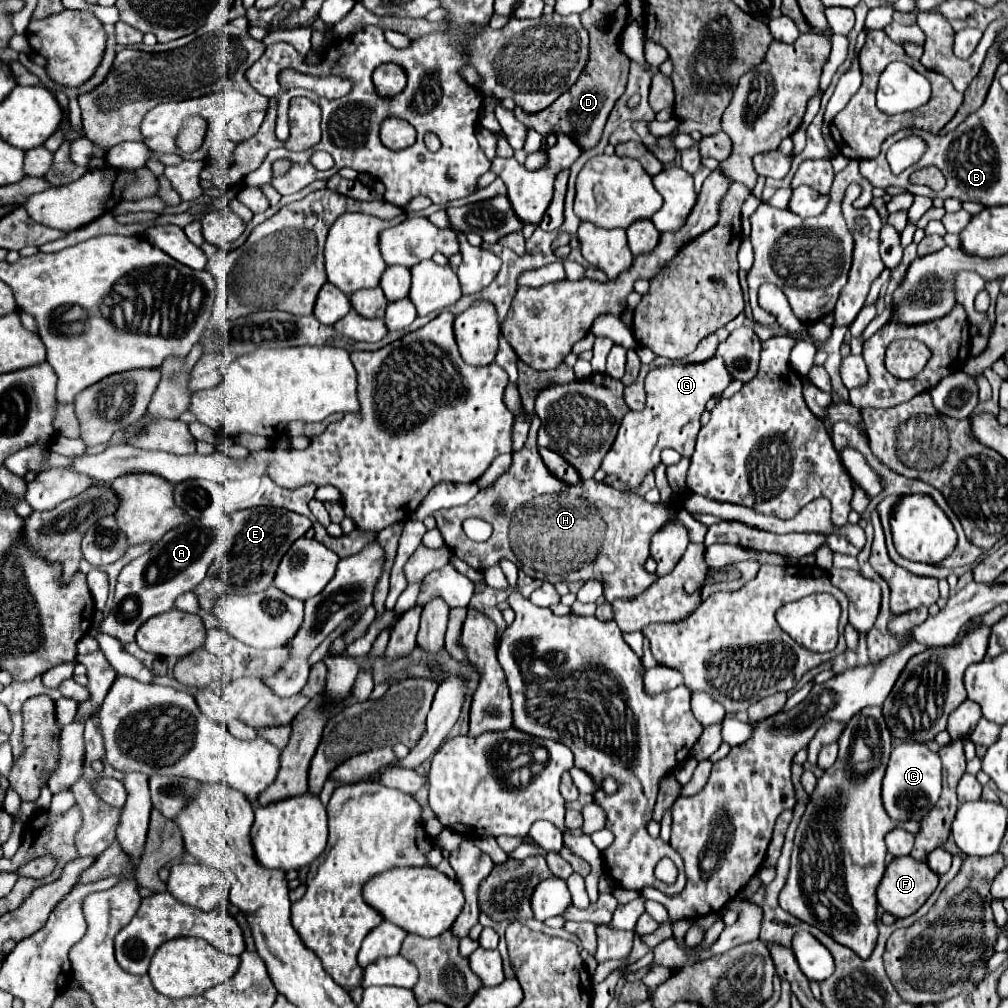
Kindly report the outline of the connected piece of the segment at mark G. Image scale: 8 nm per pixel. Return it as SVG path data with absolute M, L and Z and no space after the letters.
M719 357L689 363L667 365L649 371L645 379L647 403L643 411L629 411L619 427L617 439L603 459L601 469L607 475L617 475L629 487L641 485L647 471L661 463L659 453L665 447L676 449L682 457L690 458L699 433L699 417L705 411L705 403L731 383L731 375Z

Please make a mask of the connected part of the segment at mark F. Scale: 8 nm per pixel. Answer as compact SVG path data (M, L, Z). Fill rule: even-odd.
M909 855L895 857L877 887L877 899L895 917L909 917L929 899L935 887L937 875L923 861L915 861Z

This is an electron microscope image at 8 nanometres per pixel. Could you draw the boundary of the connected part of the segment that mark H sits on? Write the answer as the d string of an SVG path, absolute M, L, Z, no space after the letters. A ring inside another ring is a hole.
M533 415L525 447L521 451L513 453L511 469L503 477L499 477L499 481L493 487L481 489L467 505L451 507L451 509L439 509L439 511L433 513L433 517L437 519L437 527L441 531L441 537L445 539L447 547L451 551L455 551L455 555L459 551L459 559L463 559L469 567L485 571L493 565L499 565L501 559L509 559L519 569L529 567L529 569L535 569L535 571L541 571L541 573L559 575L559 573L577 571L585 563L591 563L593 565L593 577L603 583L605 599L609 603L613 603L619 597L631 599L631 597L643 593L651 583L657 581L657 575L647 573L643 565L649 557L649 541L651 541L653 533L657 533L669 519L673 519L677 515L677 519L689 531L689 541L691 543L703 543L707 527L703 523L699 523L697 519L693 519L685 509L675 511L671 505L665 505L665 503L653 505L653 503L647 503L643 497L637 497L635 493L617 491L617 489L613 489L605 483L599 483L595 479L585 479L577 485L569 485L569 483L557 479L551 471L547 471L547 467L545 467L545 463L543 463L543 459L537 451L539 425L541 425L541 419L537 415ZM467 517L485 519L487 523L491 523L493 525L491 539L485 541L485 543L471 541L463 533L463 527L461 527Z

